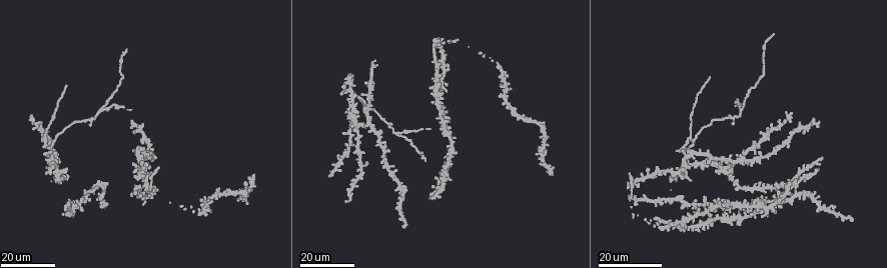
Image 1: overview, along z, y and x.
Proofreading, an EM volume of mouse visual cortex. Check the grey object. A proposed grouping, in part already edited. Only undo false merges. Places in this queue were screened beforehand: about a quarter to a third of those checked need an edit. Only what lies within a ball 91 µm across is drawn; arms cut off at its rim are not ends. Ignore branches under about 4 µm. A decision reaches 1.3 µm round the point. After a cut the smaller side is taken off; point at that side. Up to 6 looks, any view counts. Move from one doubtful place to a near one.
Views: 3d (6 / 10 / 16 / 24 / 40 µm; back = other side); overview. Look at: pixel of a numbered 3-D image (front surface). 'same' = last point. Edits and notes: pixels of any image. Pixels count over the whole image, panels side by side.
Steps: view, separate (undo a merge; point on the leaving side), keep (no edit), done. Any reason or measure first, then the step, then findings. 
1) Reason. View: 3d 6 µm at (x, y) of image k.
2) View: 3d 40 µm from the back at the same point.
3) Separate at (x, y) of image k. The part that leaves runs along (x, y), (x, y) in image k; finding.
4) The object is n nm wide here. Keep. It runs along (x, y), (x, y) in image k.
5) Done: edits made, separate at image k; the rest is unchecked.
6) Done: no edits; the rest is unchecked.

Three arms meet. View: 3d 24 µm at (97, 113) of image 1.

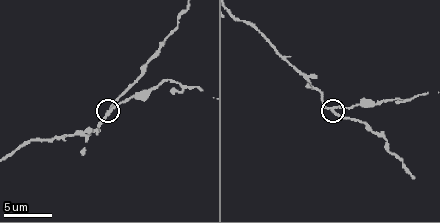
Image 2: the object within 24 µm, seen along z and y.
Zoom in. View: 3d 10 µm at (107, 113) of image 2.

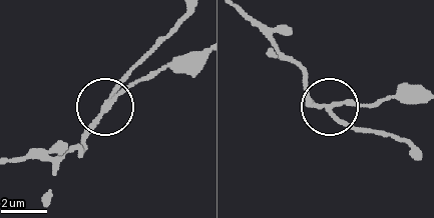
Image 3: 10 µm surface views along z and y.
View: 3d 10 µm from the back at (106, 105) of image 3.

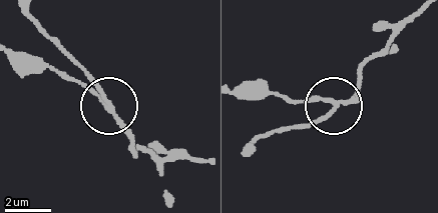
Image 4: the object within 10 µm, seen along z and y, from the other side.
Keep. It runs along (417, 14), (366, 65), (356, 98), (337, 102), (304, 127) in image 4; continuous, no second neuron.

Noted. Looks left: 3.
Four arms meet. View: 3d 16 µm at (147, 178) of image 1.

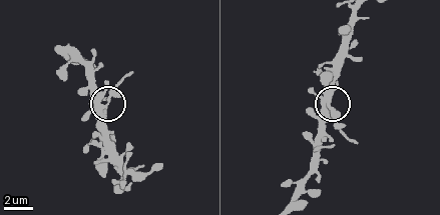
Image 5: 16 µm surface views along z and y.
View: 3d 6 µm at (328, 119) of image 5.

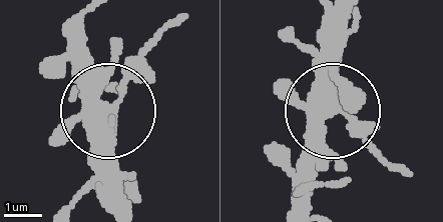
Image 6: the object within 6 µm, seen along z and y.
Keep. One neuron here.

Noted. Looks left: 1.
Done: no edits; the rest is unchecked.

